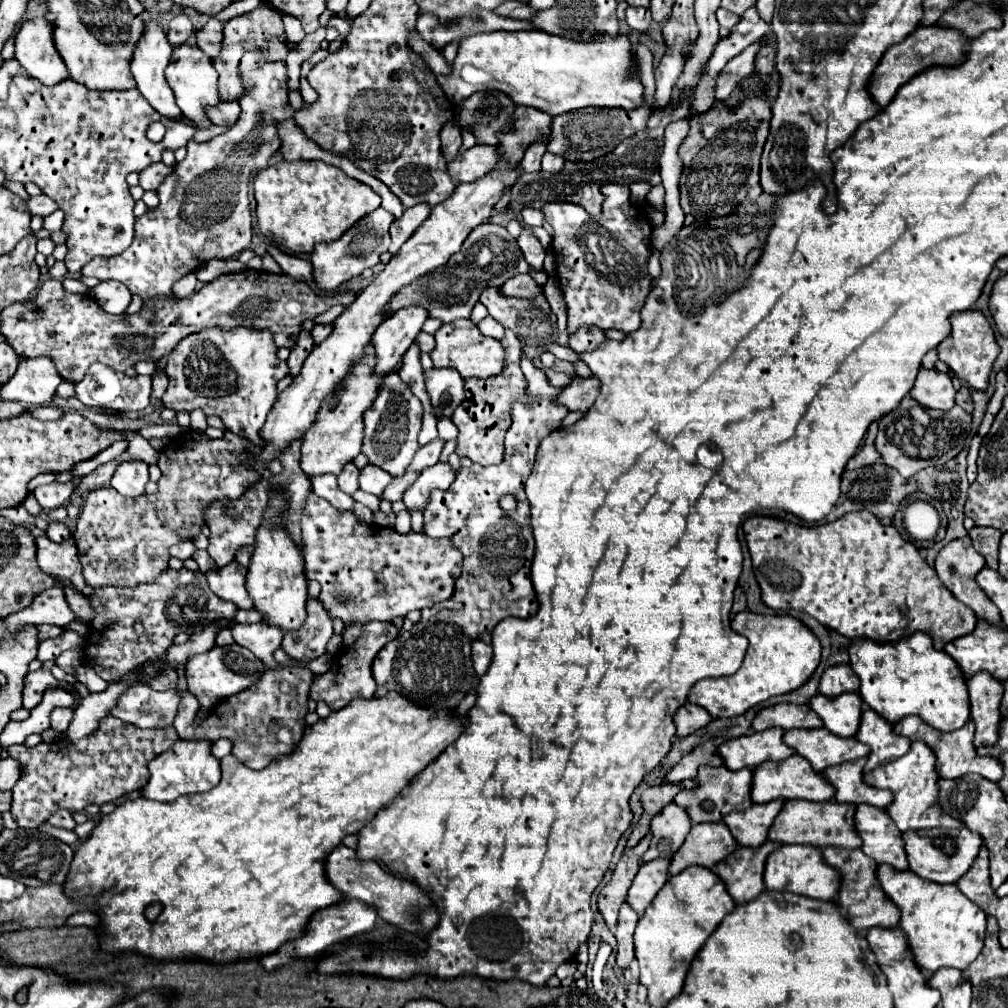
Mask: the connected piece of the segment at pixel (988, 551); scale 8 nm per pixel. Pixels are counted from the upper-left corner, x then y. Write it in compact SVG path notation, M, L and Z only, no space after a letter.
M975 526L969 530L969 538L973 542L973 548L985 558L987 566L997 570L997 548L1001 540L1001 532L995 528L981 528Z

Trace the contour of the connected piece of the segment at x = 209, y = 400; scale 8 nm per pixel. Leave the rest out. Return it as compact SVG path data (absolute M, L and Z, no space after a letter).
M219 326L205 328L203 332L185 336L175 350L167 358L167 376L169 388L163 394L163 406L173 410L203 410L207 416L219 416L227 430L245 436L253 444L263 444L259 438L259 430L265 424L269 410L277 400L277 382L287 376L287 364L277 358L277 346L271 330L255 330L255 328L231 328L223 330Z

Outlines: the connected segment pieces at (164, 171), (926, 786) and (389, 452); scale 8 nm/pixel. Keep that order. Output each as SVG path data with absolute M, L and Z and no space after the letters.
M153 164L153 166L149 166L149 168L145 168L143 172L139 172L139 176L141 176L141 188L143 190L157 190L159 188L159 184L161 184L161 180L167 176L171 172L171 168L169 166L165 166L165 164Z
M911 744L909 752L901 756L899 760L881 764L879 768L867 772L863 776L863 782L873 788L885 788L893 792L893 802L885 808L889 818L897 824L901 832L905 830L925 830L925 828L939 828L943 824L943 814L937 804L937 782L939 776L935 776L935 756L931 756L931 750L925 744Z
M389 372L383 378L377 398L363 414L365 438L363 438L361 452L369 458L371 464L387 470L391 476L395 476L395 478L403 476L419 448L417 434L421 430L421 420L423 420L423 408L419 404L419 400L411 394L407 384L403 384L403 380L399 378L397 372Z

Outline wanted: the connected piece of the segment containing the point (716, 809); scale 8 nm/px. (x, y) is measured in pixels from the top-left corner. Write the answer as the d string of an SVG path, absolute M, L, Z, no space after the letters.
M701 766L699 772L697 772L697 786L693 790L679 792L679 796L675 796L673 802L687 810L693 824L719 822L729 812L747 810L753 804L751 802L751 770L747 768L747 770L731 772L725 766L719 766L719 768Z

